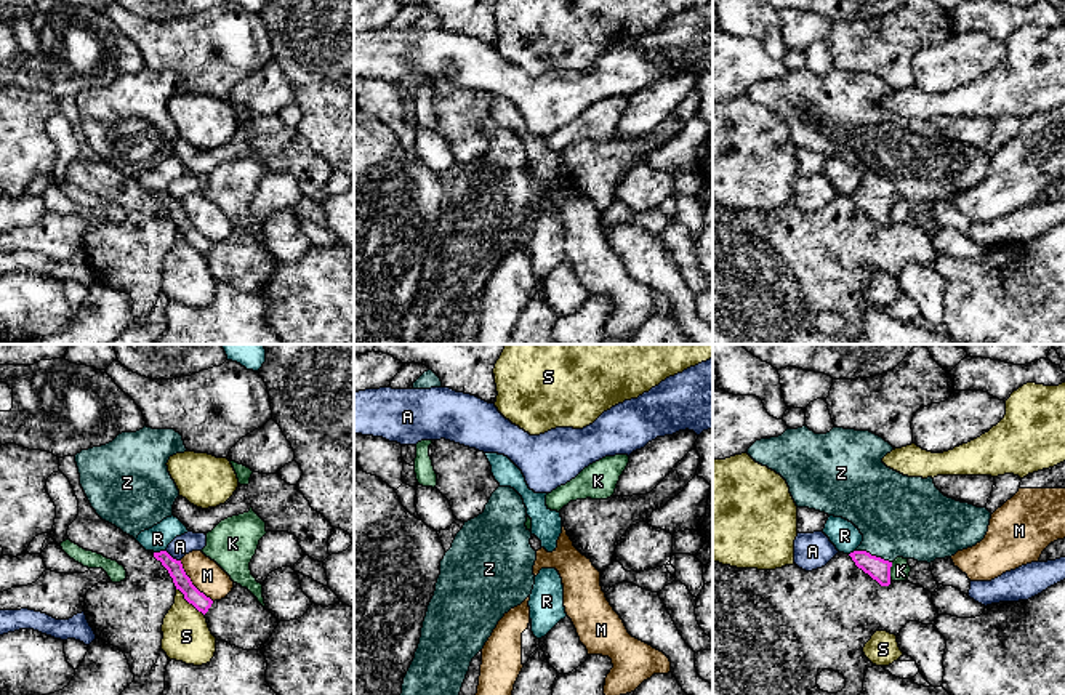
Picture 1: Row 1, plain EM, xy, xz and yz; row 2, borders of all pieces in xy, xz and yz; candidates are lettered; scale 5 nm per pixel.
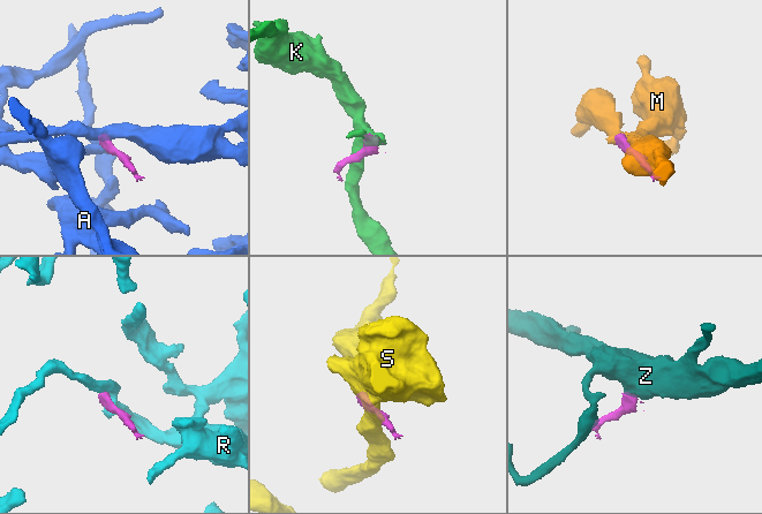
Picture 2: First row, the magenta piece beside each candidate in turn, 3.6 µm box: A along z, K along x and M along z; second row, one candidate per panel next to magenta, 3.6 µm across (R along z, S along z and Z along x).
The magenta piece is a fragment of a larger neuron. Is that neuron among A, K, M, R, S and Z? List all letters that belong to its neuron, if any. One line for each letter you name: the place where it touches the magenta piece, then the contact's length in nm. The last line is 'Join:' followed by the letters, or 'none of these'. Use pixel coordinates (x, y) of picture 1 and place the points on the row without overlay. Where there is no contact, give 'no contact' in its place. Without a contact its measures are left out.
Z: meets magenta in yz at (873, 197); contact 200 nm long
Join: Z

